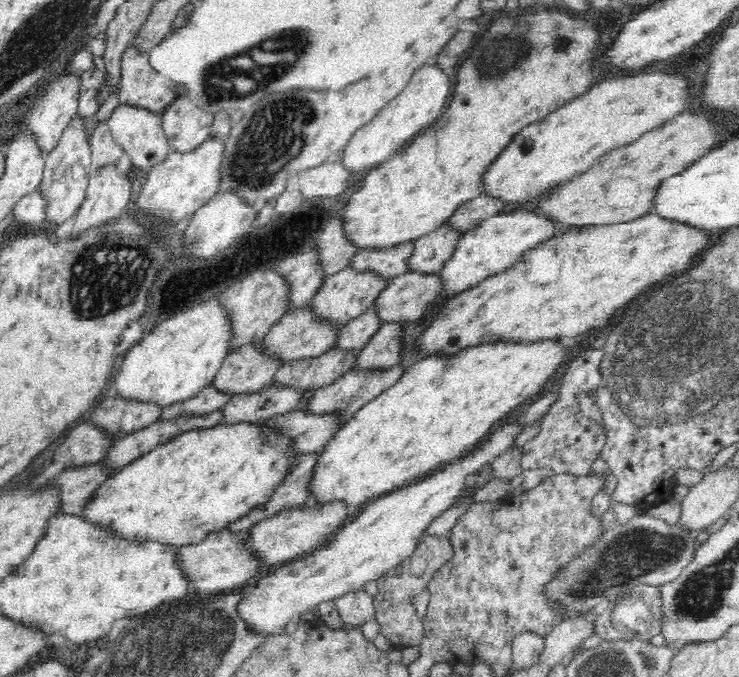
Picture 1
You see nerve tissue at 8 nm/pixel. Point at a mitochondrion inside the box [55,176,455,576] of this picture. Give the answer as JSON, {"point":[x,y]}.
{"point":[107,276]}

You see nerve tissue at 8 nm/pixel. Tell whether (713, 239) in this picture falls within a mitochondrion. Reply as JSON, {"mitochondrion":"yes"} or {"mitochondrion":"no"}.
{"mitochondrion":"no"}

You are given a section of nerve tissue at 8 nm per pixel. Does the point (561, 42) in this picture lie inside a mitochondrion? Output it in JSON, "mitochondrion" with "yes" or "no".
{"mitochondrion":"yes"}

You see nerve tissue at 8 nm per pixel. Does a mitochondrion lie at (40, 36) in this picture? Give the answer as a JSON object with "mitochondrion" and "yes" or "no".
{"mitochondrion":"yes"}

